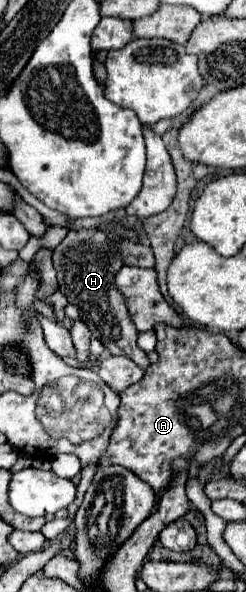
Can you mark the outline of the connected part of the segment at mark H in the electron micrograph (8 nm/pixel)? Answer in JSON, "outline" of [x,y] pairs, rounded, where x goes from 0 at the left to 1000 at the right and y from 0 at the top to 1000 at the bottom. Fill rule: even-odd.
{"outline":[[[407,385],[285,389],[276,399],[220,419],[220,453],[236,463],[244,493],[260,493],[276,510],[325,524],[333,544],[366,554],[374,568],[447,591],[447,598],[512,601],[577,625],[602,625],[610,608],[553,581],[553,554],[512,527],[496,497],[463,483],[463,463],[496,453],[496,443],[472,432],[480,409],[439,416],[431,402],[439,389]]]}

